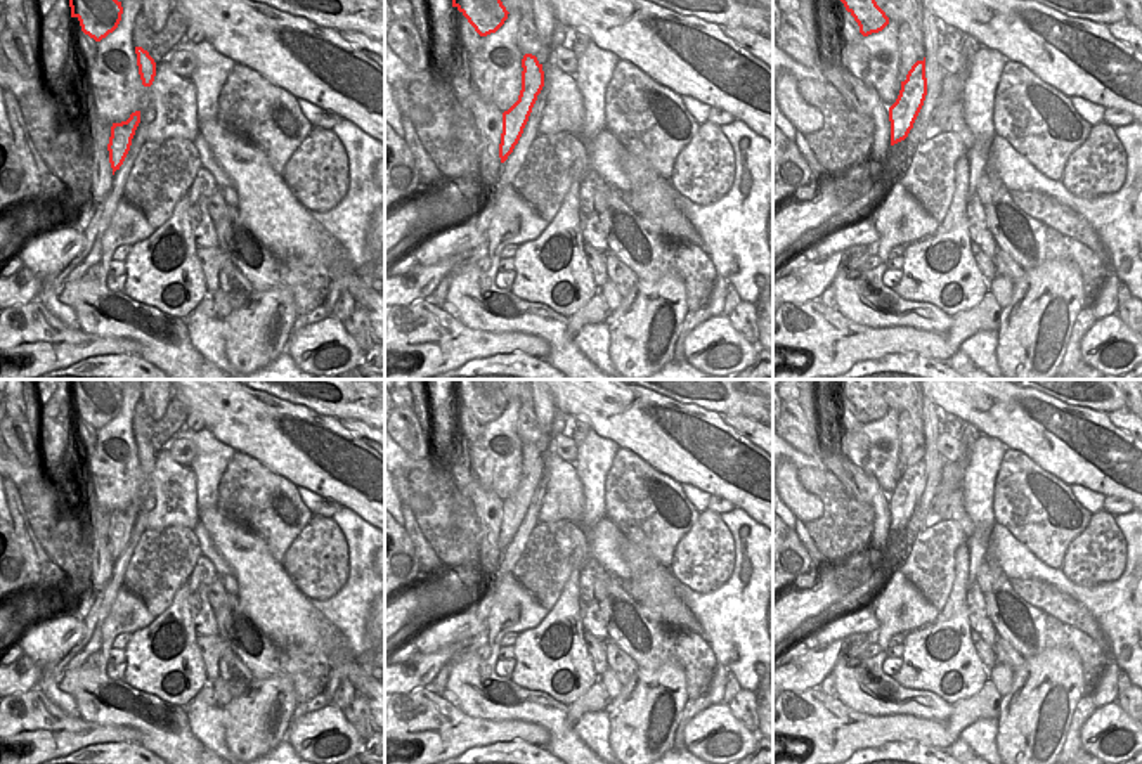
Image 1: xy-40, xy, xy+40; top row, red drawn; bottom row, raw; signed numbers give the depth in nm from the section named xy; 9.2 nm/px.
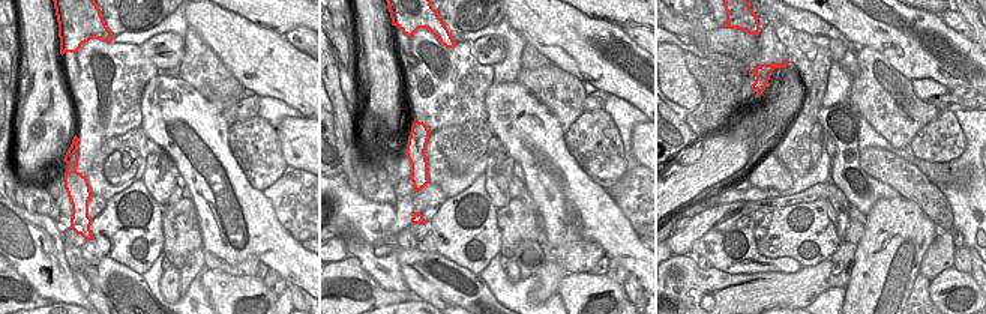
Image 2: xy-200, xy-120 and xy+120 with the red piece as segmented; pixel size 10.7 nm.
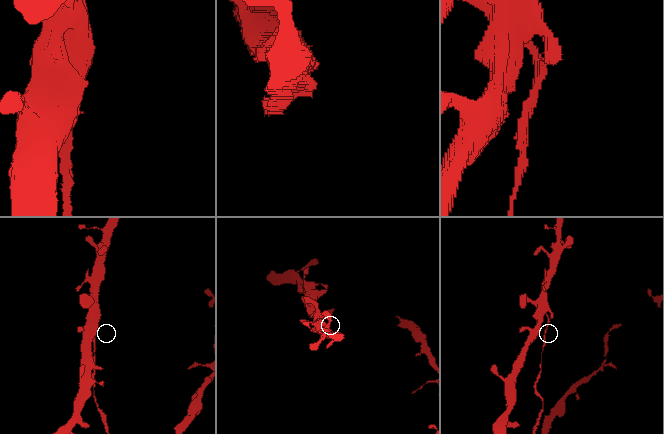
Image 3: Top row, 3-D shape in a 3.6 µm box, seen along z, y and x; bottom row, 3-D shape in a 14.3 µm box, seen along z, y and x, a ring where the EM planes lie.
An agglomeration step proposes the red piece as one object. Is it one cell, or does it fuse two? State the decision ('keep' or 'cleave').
cleave

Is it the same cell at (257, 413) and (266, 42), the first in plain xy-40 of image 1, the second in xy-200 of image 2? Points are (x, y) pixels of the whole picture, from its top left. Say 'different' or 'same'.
same

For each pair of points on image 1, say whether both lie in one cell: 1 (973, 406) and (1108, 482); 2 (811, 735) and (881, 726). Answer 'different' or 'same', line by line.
1: same
2: same

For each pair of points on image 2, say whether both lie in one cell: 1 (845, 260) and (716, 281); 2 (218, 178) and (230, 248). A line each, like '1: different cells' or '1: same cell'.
1: same cell
2: same cell

